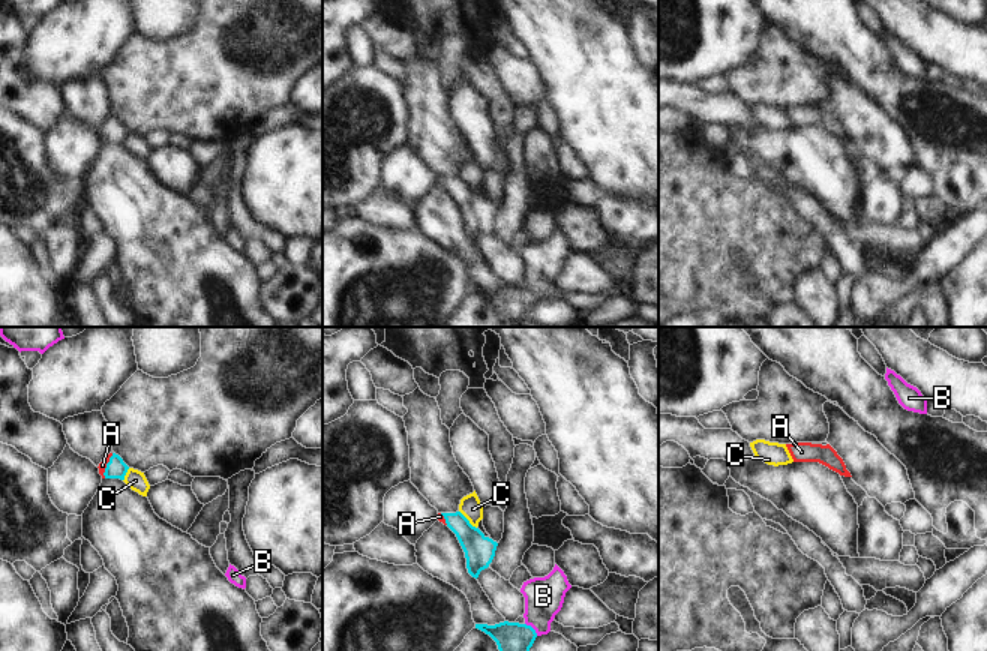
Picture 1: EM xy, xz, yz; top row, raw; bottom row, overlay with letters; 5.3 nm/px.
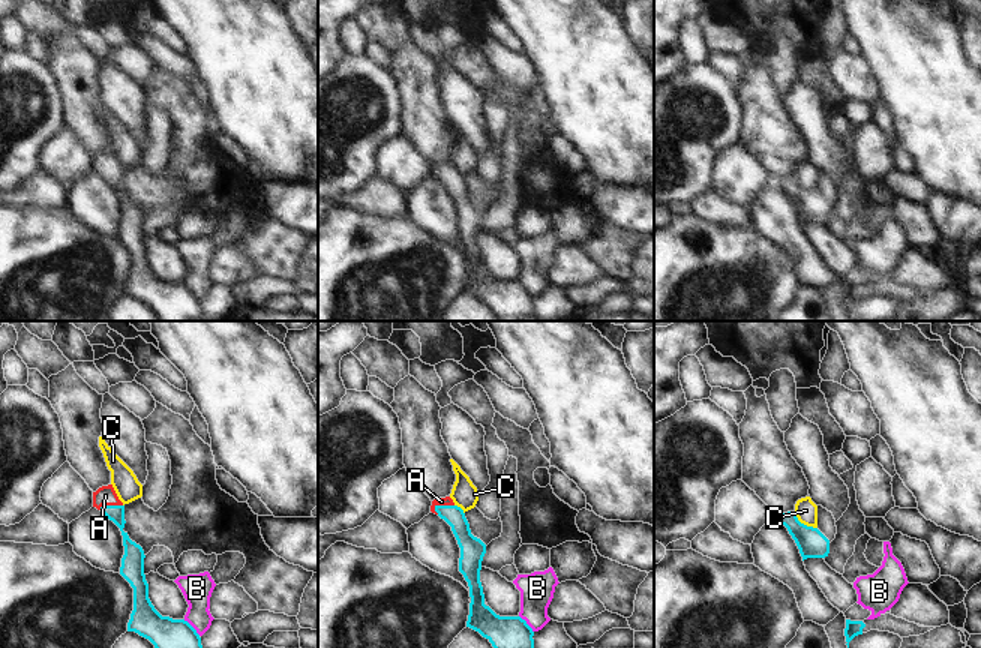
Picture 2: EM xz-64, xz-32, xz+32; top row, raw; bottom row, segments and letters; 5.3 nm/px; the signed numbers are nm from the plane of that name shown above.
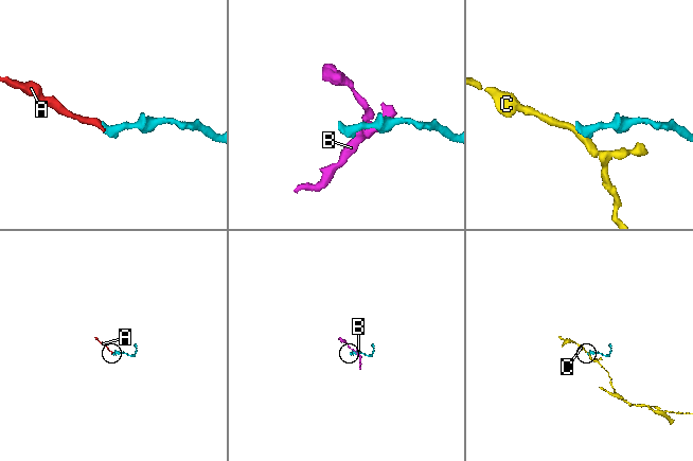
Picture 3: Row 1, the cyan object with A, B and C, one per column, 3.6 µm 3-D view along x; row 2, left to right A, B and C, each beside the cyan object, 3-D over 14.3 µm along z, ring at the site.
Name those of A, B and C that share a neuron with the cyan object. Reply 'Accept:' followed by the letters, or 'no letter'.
Accept: A

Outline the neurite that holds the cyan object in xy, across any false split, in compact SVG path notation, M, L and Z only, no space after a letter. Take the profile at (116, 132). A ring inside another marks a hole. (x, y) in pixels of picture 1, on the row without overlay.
M116 117L106 118L98 132L102 142L120 142L120 144L124 144L124 140L129 134L129 130L123 126L123 123Z

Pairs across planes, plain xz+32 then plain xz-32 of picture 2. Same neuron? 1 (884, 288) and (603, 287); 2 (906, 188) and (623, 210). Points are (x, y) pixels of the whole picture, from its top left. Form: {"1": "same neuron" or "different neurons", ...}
{"1": "same neuron", "2": "same neuron"}

